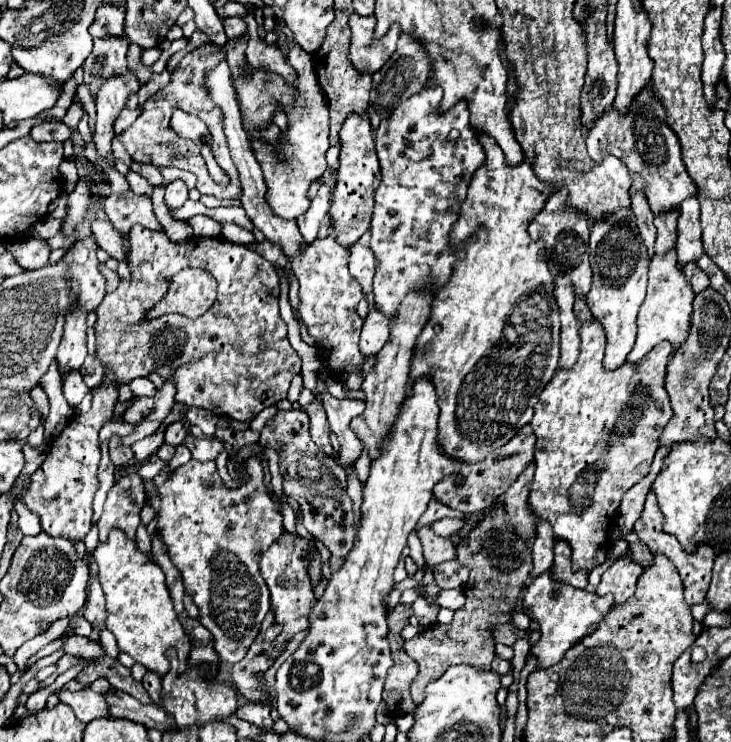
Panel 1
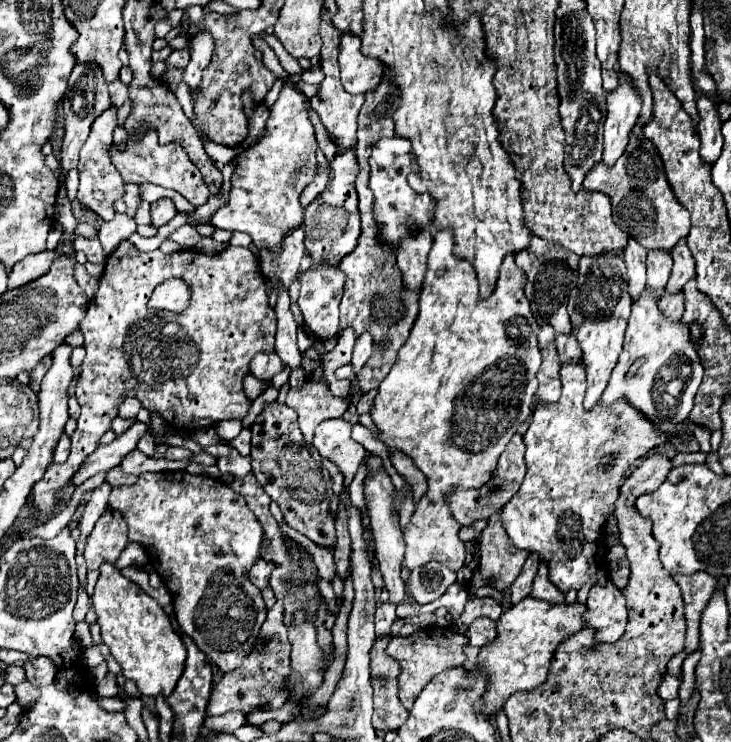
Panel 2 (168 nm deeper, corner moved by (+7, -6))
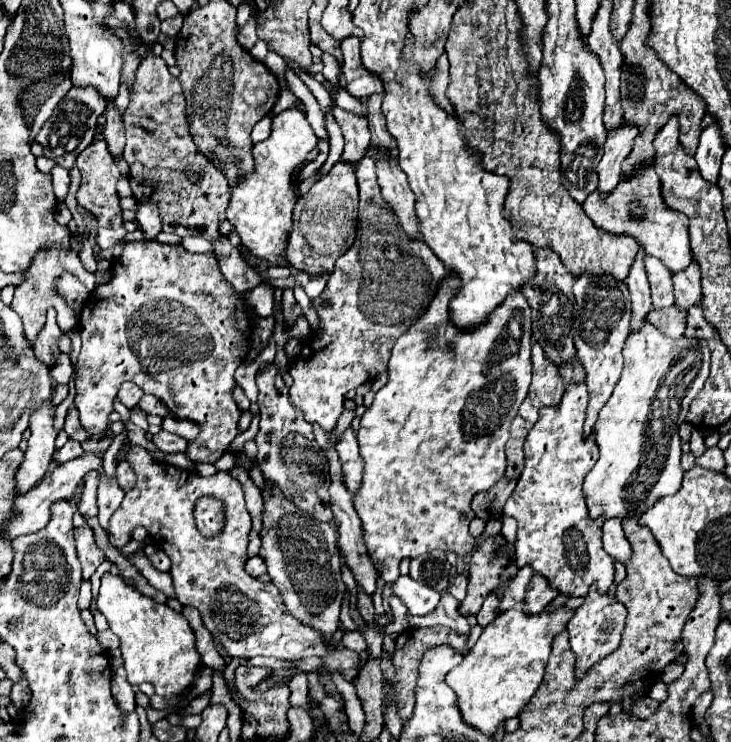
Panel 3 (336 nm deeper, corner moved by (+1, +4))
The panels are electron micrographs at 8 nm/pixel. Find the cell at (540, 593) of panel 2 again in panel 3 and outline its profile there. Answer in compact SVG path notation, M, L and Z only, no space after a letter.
M538 574L532 576L528 588L526 588L526 598L524 598L524 614L540 614L546 610L546 606L556 598L556 590L548 590L548 582L540 578Z

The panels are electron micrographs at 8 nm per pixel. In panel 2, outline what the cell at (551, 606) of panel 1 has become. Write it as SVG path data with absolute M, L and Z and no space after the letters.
M526 596L524 600L508 608L496 624L498 638L494 640L494 644L488 644L478 654L478 662L482 664L478 674L486 676L488 682L482 702L478 702L478 712L486 712L486 716L492 716L514 692L530 690L542 684L546 680L554 650L566 638L574 636L584 628L584 612L586 606L578 602L550 604L532 596Z

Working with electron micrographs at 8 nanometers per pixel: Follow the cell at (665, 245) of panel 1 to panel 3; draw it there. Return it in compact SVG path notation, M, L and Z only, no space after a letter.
M644 256L644 266L648 274L648 282L652 288L652 306L656 310L664 310L674 304L674 294L672 294L672 274L664 270L662 262L656 262L656 258L646 258Z

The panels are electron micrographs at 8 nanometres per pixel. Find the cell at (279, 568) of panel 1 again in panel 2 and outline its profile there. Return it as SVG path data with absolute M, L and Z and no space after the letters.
M258 560L258 562L256 562L256 566L252 566L252 568L250 568L248 576L250 576L250 580L252 580L260 590L264 590L264 588L268 586L268 582L270 582L270 572L272 572L274 568L276 568L276 564L274 564L274 562Z

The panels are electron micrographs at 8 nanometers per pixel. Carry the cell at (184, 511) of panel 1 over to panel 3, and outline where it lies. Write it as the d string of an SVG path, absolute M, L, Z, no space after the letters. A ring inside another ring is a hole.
M124 440L122 446L128 446L128 452L124 456L124 460L132 466L132 470L136 472L136 486L126 492L120 508L112 514L110 522L108 522L108 542L114 548L124 548L124 544L128 544L132 540L132 530L136 526L144 526L152 538L152 542L156 542L158 548L162 548L168 558L172 560L172 580L174 580L174 590L178 594L178 600L186 606L192 604L200 610L204 626L212 632L212 636L228 650L230 656L274 656L274 658L284 658L284 660L300 660L306 656L318 656L323 658L329 672L338 672L342 674L348 682L354 680L356 672L360 672L360 654L348 650L342 642L330 644L331 639L325 640L316 634L316 630L312 626L306 626L302 622L298 622L284 606L282 594L274 584L262 584L256 578L244 574L244 562L246 562L246 546L248 546L248 534L252 528L252 518L246 510L246 502L244 502L244 492L242 492L242 484L230 476L230 472L216 472L210 478L200 478L196 472L180 472L174 466L168 464L160 464L154 462L150 458L150 454L142 448L142 446L134 446L128 440ZM212 494L220 500L226 502L226 526L222 530L220 536L216 538L204 538L194 524L194 504L200 496Z

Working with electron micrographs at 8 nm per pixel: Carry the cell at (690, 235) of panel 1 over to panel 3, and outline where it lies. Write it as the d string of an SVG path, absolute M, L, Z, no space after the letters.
M692 262L688 270L682 270L680 274L674 274L674 296L676 296L676 308L688 310L692 306L700 304L702 292L700 292L700 270L698 264Z

